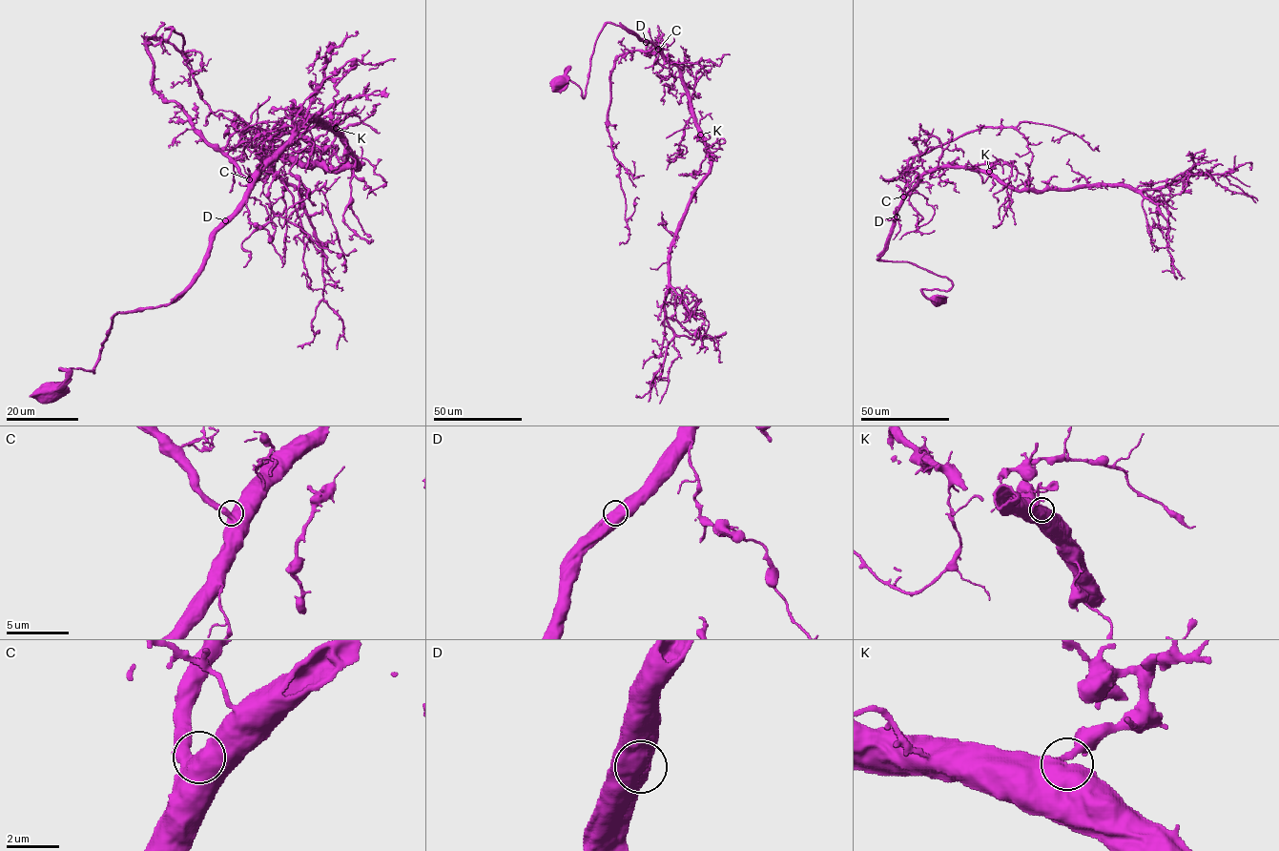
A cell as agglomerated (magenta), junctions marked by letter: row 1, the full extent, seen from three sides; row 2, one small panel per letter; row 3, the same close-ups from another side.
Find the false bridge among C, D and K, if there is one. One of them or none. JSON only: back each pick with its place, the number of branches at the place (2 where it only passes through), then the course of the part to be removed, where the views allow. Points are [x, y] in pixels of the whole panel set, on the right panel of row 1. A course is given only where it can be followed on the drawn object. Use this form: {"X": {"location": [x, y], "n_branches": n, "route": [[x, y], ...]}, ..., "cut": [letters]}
{"cut": []}

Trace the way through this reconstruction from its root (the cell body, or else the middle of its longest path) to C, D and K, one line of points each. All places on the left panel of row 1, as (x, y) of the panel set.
C: (48, 394), (63, 383), (61, 368), (93, 371), (117, 313), (174, 302), (188, 288), (249, 179)
D: (48, 394), (63, 383), (61, 368), (93, 371), (117, 313), (174, 302), (225, 221)
K: (48, 394), (63, 383), (61, 368), (93, 371), (117, 313), (188, 288), (210, 238), (305, 121), (336, 128)

